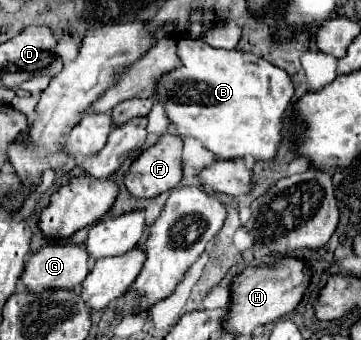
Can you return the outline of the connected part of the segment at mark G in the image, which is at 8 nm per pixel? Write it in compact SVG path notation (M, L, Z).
M44 245L26 261L22 285L34 293L54 287L80 291L78 287L88 275L88 261L84 245Z

